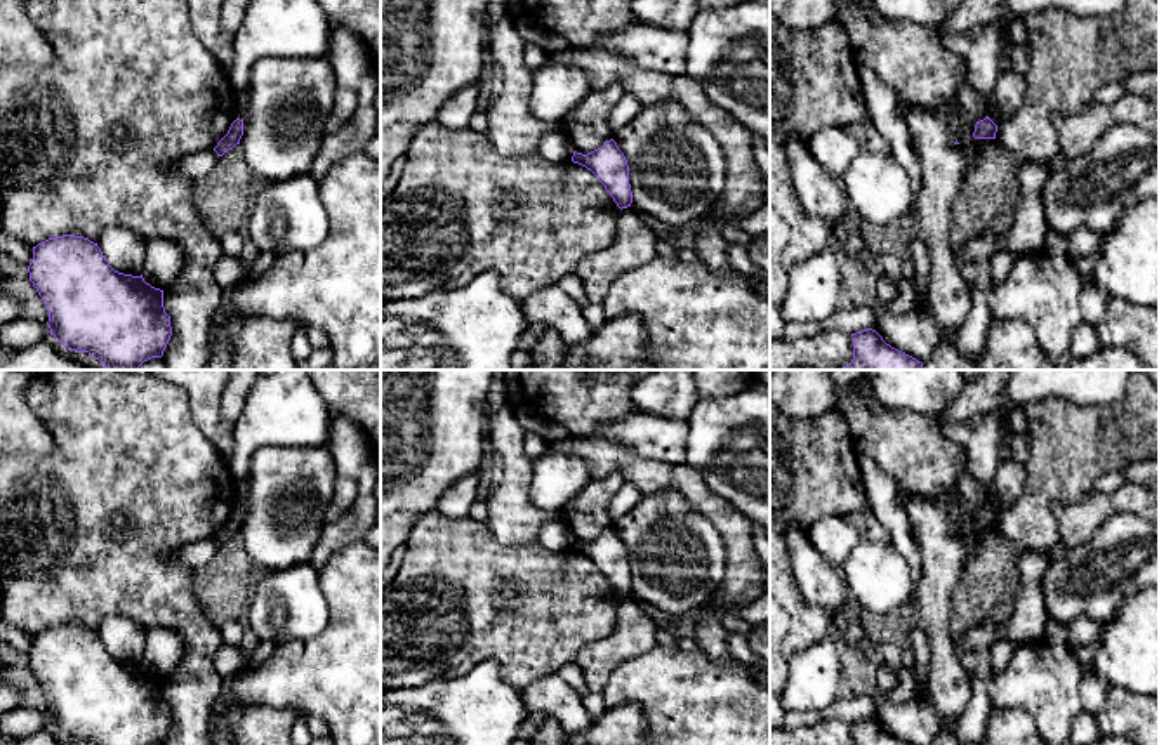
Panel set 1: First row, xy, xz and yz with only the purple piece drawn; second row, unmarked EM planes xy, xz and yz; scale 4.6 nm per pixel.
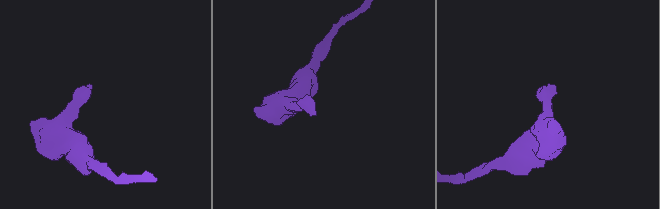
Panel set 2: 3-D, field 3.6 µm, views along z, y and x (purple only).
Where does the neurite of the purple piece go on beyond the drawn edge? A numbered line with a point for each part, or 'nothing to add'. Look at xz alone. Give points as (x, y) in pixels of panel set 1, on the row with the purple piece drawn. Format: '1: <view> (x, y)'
nothing to add

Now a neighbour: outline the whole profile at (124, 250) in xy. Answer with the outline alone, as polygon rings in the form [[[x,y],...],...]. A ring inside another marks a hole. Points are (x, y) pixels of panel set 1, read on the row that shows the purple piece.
[[[106,227],[97,241],[109,266],[123,274],[141,276],[146,240],[125,227]]]

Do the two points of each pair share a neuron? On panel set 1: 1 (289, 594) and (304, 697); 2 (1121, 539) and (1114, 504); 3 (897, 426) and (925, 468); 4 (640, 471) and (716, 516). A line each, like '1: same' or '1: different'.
1: different
2: different
3: same
4: same

